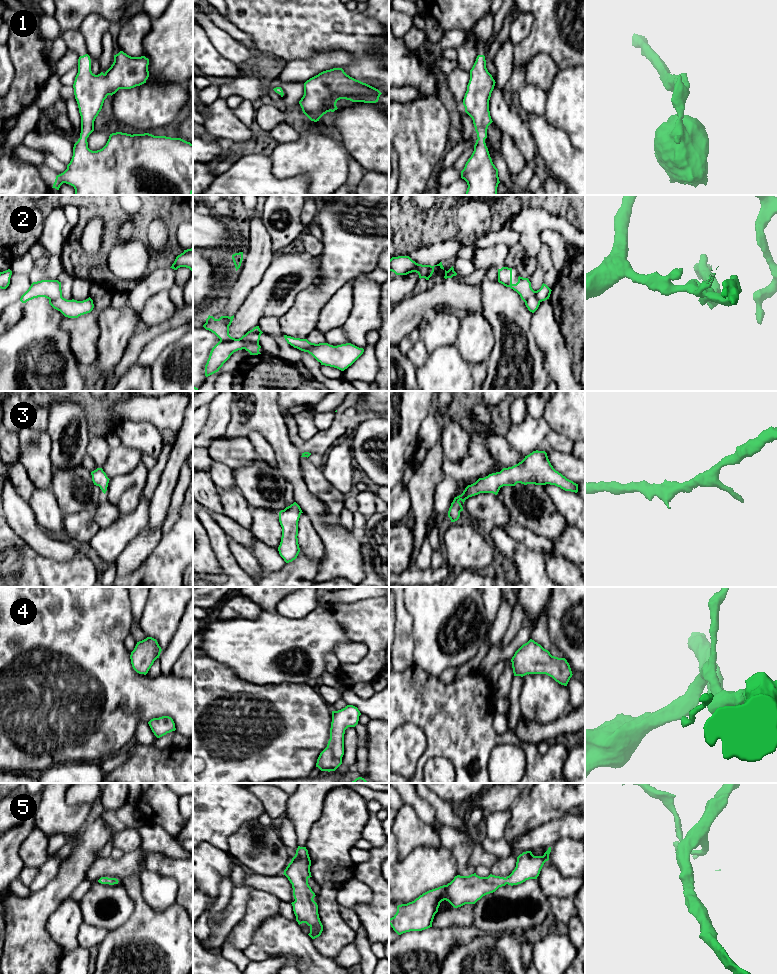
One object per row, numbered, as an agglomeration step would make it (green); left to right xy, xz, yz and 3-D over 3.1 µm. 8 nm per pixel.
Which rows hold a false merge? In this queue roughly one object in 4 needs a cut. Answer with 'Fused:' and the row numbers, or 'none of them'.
Fused: 2

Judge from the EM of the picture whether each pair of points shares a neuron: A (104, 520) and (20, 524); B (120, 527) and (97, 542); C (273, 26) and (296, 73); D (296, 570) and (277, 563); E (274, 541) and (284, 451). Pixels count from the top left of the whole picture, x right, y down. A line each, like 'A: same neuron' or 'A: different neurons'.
A: different neurons
B: same neuron
C: different neurons
D: different neurons
E: different neurons

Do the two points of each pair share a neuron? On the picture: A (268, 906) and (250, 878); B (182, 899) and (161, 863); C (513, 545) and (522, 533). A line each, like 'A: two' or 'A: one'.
A: two
B: one
C: two

